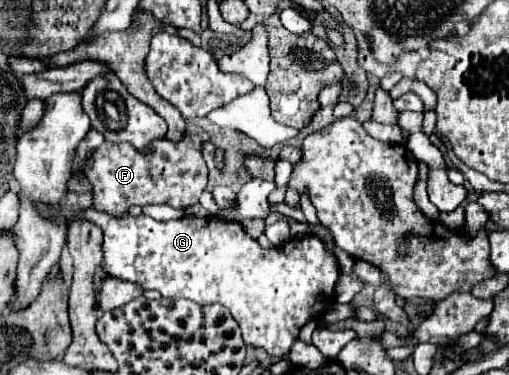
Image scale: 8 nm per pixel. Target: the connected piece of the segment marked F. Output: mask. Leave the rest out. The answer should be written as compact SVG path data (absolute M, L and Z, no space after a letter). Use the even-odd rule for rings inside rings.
M183 135L181 141L169 141L167 137L155 139L151 143L149 153L141 153L139 149L131 147L129 143L111 143L105 141L101 147L97 147L91 157L87 159L85 173L93 187L93 209L103 211L111 217L123 217L127 215L129 207L139 205L153 205L153 203L165 203L175 209L187 209L189 205L197 203L200 195L205 190L208 181L208 171L203 159L203 141L197 135Z

